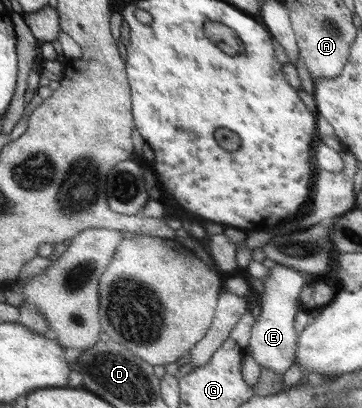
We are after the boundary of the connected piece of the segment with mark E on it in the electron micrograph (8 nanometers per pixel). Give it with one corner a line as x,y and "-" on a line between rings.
279,265
278,267
272,267
269,269
270,276
264,280
264,293
260,294
260,315
258,320
252,326
251,340
248,345
250,349
250,356
254,359
254,362
259,365
259,368
268,369
270,373
274,375
284,374
294,362
294,353
296,350
296,341
299,334
294,329
294,316
296,308
300,307
299,293
302,286
306,284
301,278
302,272
298,272
290,267

